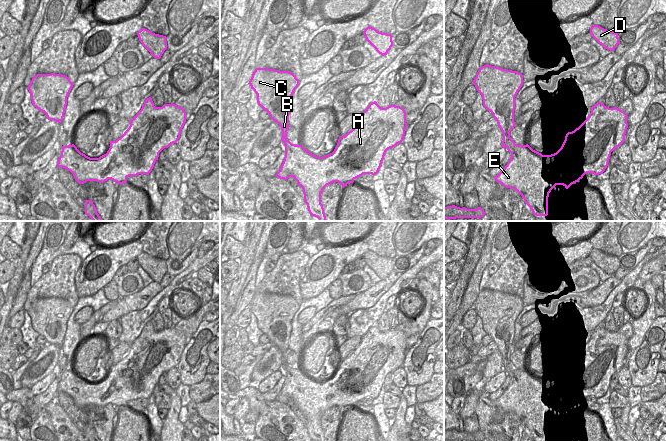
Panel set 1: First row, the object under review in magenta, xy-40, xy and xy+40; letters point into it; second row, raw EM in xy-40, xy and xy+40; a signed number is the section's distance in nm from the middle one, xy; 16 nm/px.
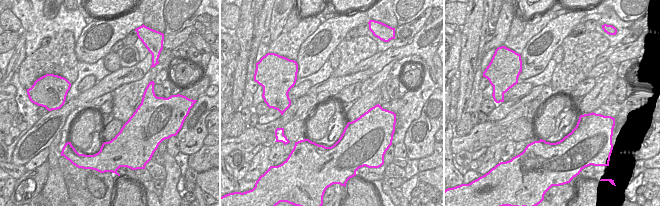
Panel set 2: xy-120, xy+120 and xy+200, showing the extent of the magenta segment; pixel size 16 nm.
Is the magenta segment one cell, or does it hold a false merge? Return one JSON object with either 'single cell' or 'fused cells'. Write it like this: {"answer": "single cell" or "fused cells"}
{"answer": "single cell"}

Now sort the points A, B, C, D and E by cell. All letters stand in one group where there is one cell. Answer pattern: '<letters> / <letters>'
A B C D E

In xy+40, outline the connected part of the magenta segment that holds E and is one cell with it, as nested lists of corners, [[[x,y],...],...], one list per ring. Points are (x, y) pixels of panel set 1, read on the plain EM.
[[[486,288],[480,291],[472,308],[482,319],[483,330],[493,338],[502,355],[501,371],[506,371],[511,377],[509,386],[494,403],[504,411],[517,415],[536,440],[548,439],[549,417],[556,409],[563,409],[568,413],[587,397],[602,398],[608,390],[611,376],[625,365],[627,338],[617,331],[609,332],[598,326],[591,331],[591,337],[586,344],[574,355],[566,358],[556,377],[542,379],[528,368],[517,369],[510,361],[510,355],[515,351],[515,321],[523,309],[523,299],[517,295]]]

